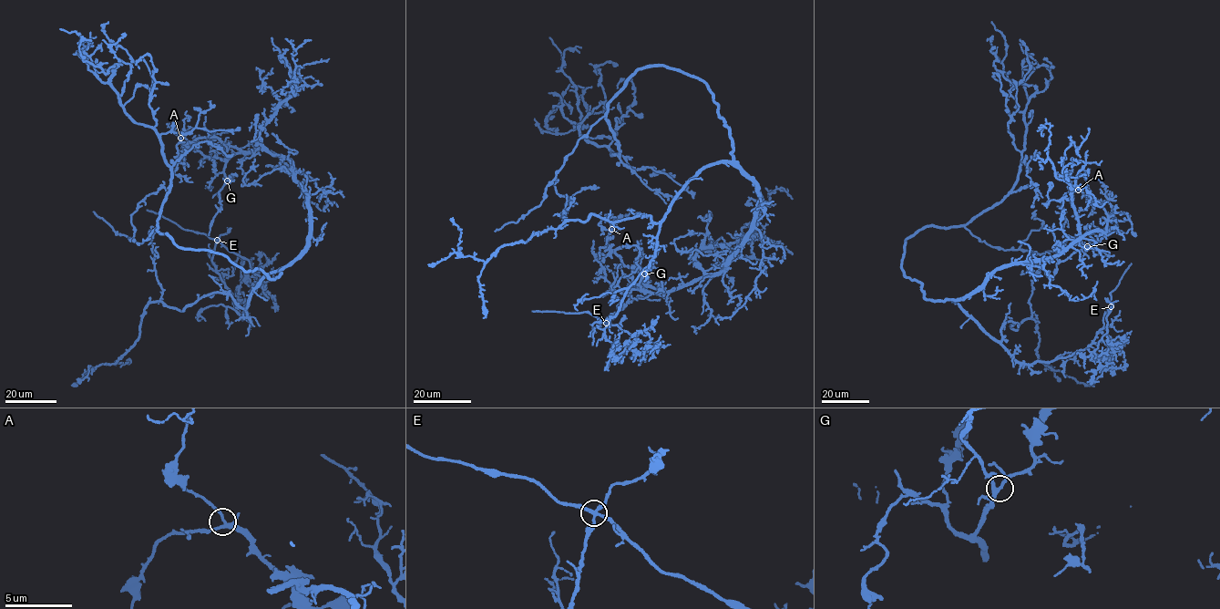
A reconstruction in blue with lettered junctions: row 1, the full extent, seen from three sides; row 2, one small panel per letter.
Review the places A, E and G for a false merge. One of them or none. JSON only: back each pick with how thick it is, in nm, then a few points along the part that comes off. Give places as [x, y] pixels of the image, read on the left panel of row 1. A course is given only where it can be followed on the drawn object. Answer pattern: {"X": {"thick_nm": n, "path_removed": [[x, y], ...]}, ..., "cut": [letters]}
{"E": {"thick_nm": 260, "path_removed": [[217, 240], [248, 260], [260, 277], [255, 285], [245, 275], [258, 273], [279, 253]]}, "cut": ["E"]}

